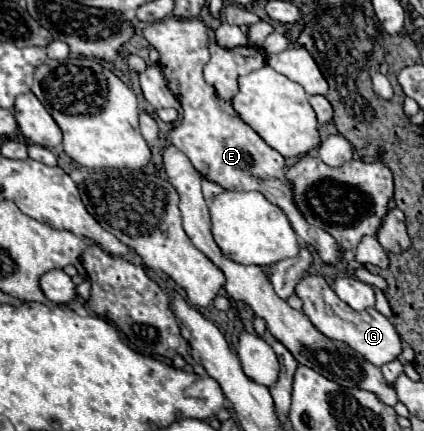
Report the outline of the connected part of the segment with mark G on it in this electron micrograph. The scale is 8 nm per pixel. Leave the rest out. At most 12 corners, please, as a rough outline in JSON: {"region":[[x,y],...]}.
{"region":[[322,275],[296,295],[328,339],[372,365],[398,359],[400,335],[374,307],[348,309]]}

